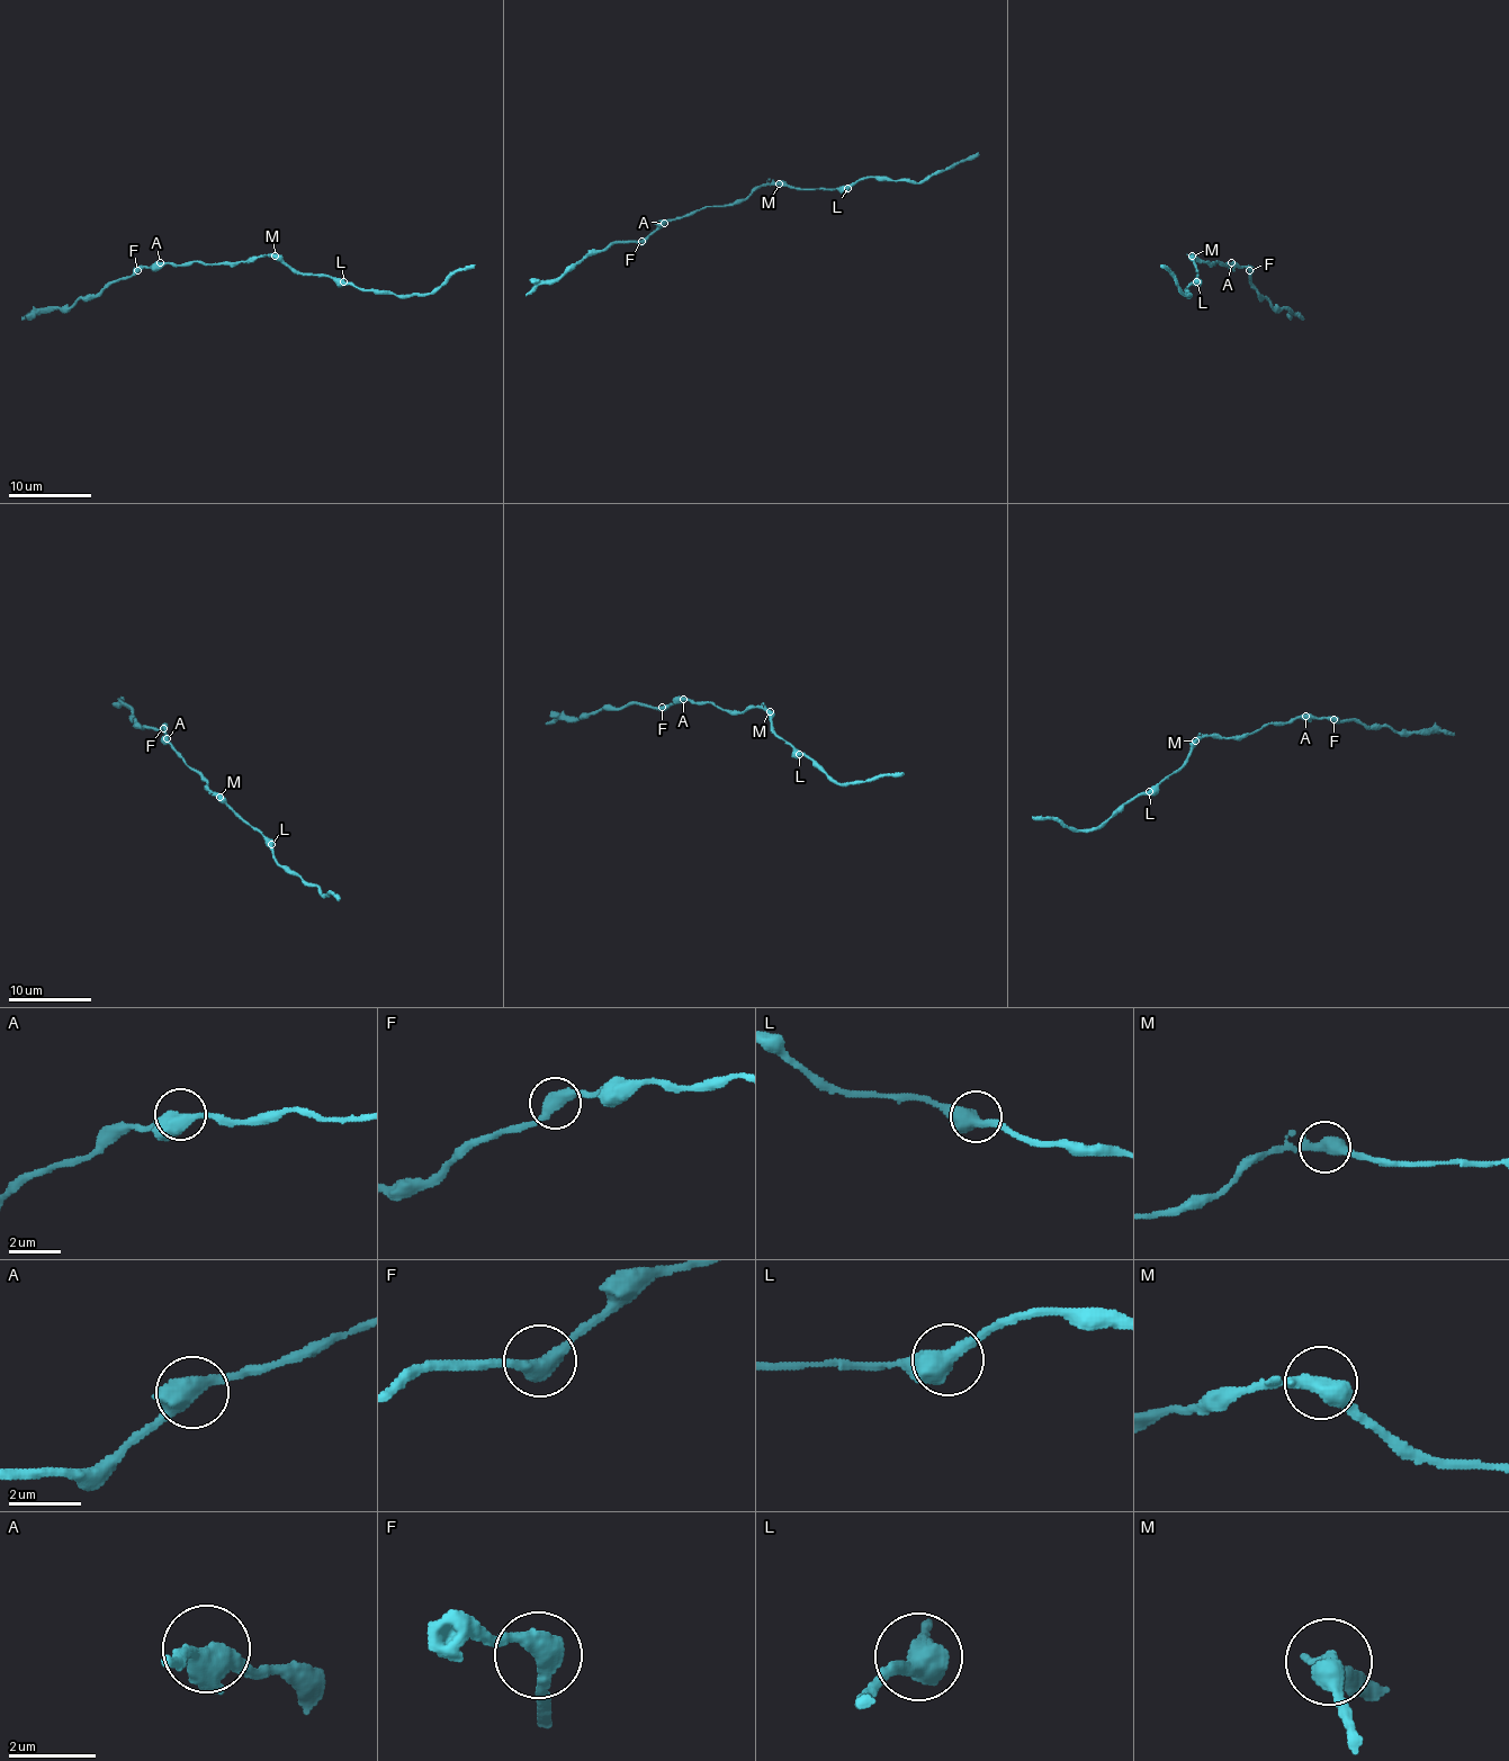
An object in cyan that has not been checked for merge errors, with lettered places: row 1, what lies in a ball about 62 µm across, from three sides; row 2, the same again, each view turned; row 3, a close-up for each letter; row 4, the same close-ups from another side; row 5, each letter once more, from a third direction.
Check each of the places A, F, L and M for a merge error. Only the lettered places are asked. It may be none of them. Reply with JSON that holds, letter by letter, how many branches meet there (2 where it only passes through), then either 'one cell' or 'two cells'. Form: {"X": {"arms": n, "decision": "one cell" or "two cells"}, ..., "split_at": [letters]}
{"A": {"arms": 3, "decision": "one cell"}, "F": {"arms": 2, "decision": "one cell"}, "L": {"arms": 2, "decision": "one cell"}, "M": {"arms": 2, "decision": "one cell"}, "split_at": []}

